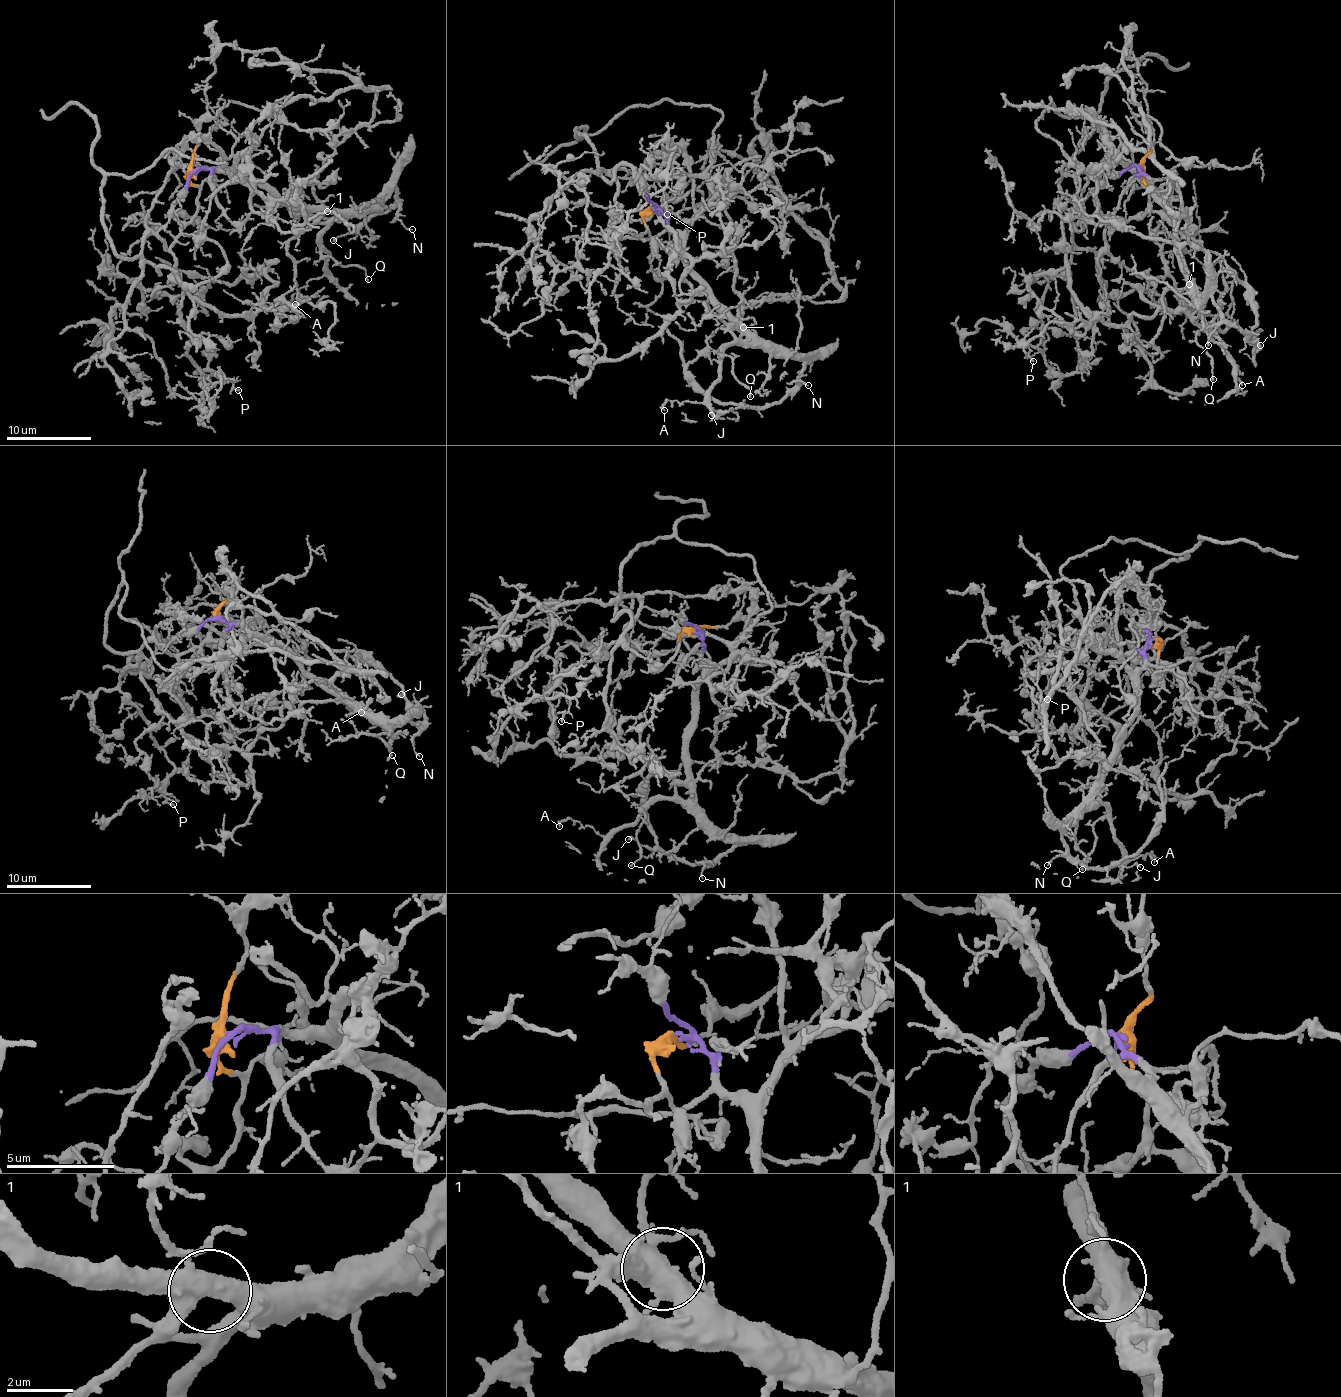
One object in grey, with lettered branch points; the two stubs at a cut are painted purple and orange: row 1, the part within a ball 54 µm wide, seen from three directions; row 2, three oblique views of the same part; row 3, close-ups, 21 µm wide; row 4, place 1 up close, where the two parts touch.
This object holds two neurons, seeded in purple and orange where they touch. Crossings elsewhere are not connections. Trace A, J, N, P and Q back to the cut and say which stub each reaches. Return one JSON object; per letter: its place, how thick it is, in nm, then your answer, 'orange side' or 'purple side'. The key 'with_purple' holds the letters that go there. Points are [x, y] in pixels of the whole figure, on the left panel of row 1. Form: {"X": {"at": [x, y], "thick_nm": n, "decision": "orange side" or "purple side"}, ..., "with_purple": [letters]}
{"A": {"at": [295, 304], "thick_nm": 170, "decision": "purple side"}, "J": {"at": [333, 240], "thick_nm": 140, "decision": "purple side"}, "N": {"at": [412, 229], "thick_nm": 120, "decision": "purple side"}, "P": {"at": [238, 390], "thick_nm": 90, "decision": "orange side"}, "Q": {"at": [368, 279], "thick_nm": 130, "decision": "purple side"}, "with_purple": ["A", "J", "N", "Q"]}

